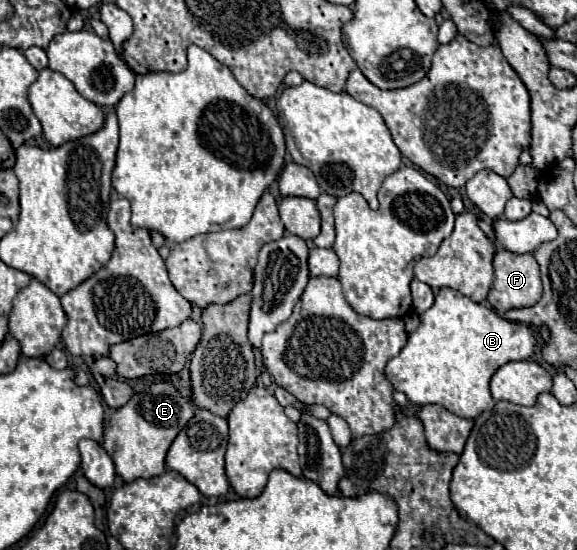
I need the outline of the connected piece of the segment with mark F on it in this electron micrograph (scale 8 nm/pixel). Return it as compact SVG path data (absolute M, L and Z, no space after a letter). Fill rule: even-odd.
M501 247L495 253L493 269L495 269L495 279L493 279L487 303L499 315L503 315L507 309L513 309L513 307L529 307L541 297L543 285L541 285L541 275L539 275L539 263L535 261L533 253L519 255L519 253L513 253L513 251L507 251Z

